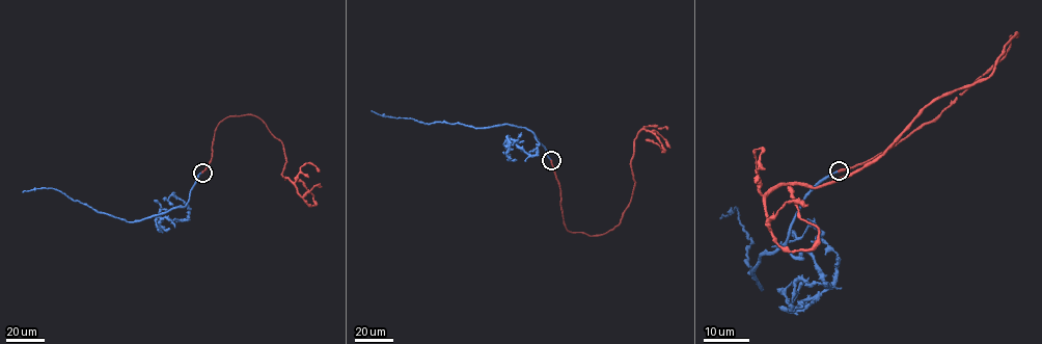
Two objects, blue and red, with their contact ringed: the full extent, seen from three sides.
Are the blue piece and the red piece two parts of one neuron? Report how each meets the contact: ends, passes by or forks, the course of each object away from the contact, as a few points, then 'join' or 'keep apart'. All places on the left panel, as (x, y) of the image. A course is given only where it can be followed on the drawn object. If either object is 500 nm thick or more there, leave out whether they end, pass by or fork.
blue ends | red ends | blue via (202, 173), (183, 207), (126, 221), (98, 212), (52, 188), (22, 192) | red via (202, 173), (217, 125), (229, 116), (252, 114), (282, 142), (282, 175), (313, 206), (313, 196), (297, 180) | join

